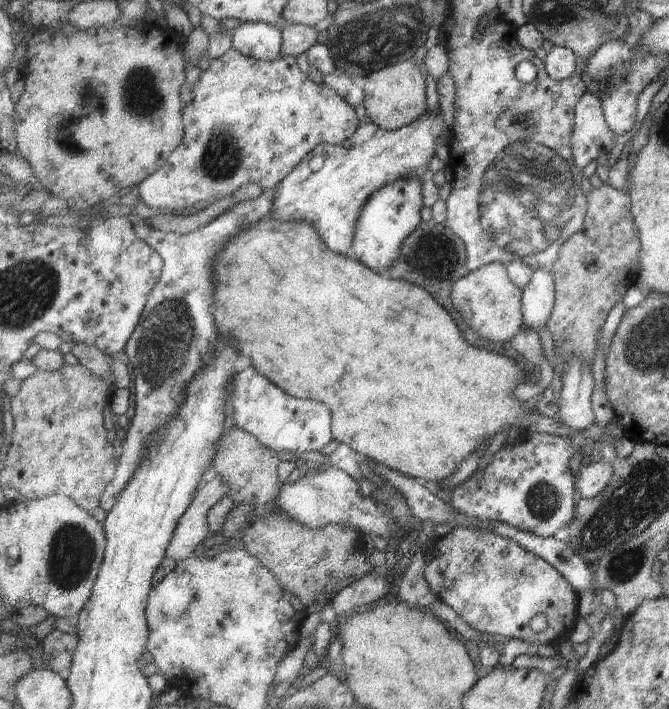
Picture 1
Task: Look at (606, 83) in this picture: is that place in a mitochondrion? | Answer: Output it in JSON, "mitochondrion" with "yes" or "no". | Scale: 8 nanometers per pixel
{"mitochondrion":"no"}

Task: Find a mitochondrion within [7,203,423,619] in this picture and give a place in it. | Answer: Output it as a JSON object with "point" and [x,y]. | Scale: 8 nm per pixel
{"point":[165,348]}

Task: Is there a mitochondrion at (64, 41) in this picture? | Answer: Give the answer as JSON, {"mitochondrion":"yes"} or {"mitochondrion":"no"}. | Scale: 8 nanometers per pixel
{"mitochondrion":"no"}

